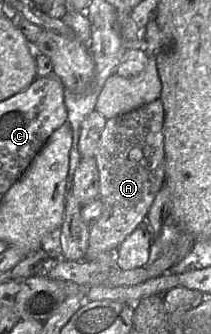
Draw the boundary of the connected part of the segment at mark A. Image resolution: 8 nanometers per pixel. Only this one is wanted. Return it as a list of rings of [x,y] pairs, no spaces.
[[[156,99],[107,120],[94,154],[103,209],[98,221],[89,230],[84,260],[94,261],[104,251],[116,251],[122,241],[146,220],[157,193],[166,182],[164,117],[163,103]]]

